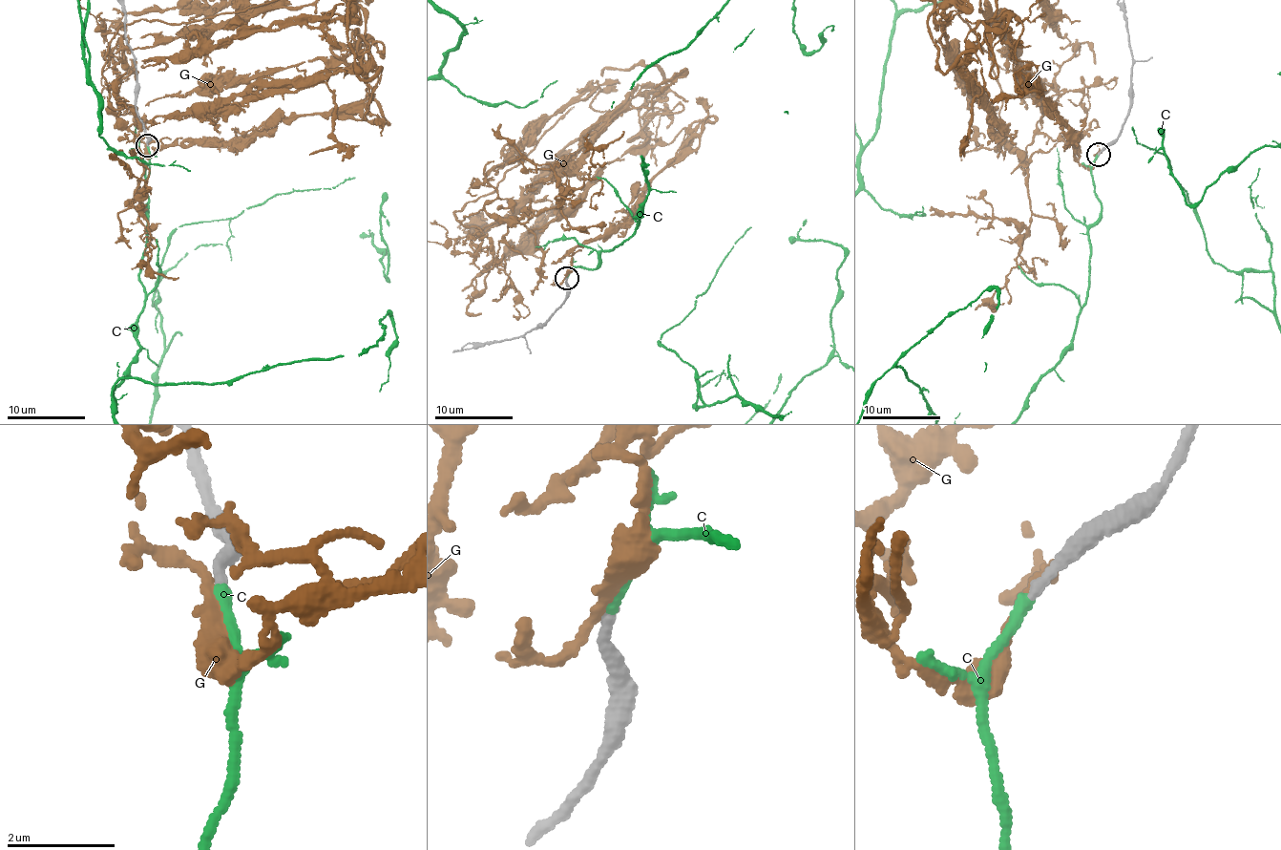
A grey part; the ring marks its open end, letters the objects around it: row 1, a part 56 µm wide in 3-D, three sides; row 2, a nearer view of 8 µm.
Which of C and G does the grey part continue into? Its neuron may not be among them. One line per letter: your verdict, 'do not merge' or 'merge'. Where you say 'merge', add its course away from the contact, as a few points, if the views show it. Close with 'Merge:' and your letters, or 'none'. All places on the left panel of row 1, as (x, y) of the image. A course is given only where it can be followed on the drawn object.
C: merge
G: do not merge
Merge: C

